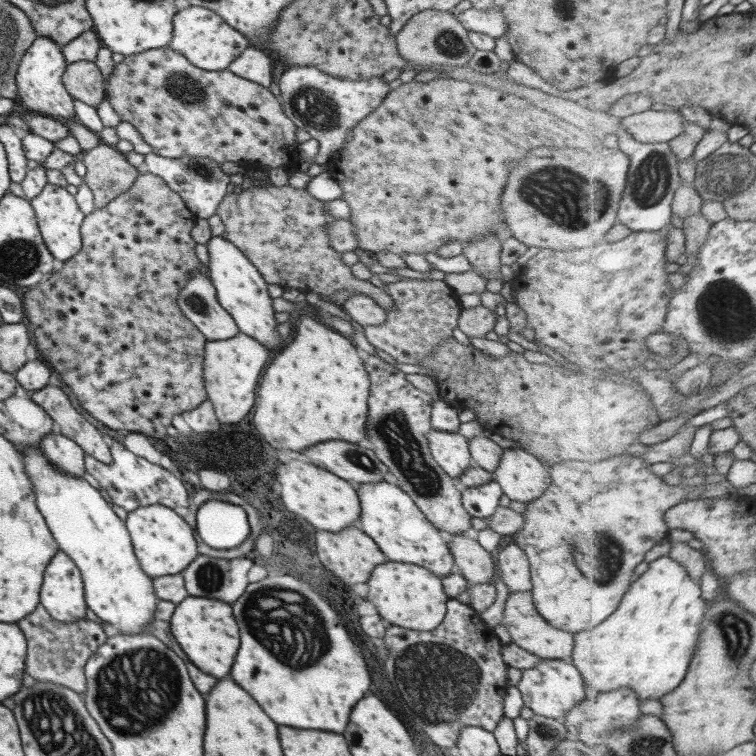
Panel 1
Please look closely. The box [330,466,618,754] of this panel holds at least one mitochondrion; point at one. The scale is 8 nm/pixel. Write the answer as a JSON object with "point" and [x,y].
{"point":[437,683]}

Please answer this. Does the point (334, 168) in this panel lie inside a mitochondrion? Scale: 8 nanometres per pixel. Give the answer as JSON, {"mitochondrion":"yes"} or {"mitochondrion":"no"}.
{"mitochondrion":"no"}

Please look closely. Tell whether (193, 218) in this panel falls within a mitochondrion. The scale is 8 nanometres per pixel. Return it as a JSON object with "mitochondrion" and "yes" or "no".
{"mitochondrion":"no"}

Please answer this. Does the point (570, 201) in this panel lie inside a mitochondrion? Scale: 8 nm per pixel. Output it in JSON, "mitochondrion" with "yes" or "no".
{"mitochondrion":"yes"}

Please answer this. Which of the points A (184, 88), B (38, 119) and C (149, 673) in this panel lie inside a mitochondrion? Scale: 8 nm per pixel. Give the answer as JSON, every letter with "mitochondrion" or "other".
{"A":"mitochondrion","B":"other","C":"mitochondrion"}

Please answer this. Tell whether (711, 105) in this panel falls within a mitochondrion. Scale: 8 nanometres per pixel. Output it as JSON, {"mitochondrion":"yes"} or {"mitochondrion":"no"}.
{"mitochondrion":"no"}

